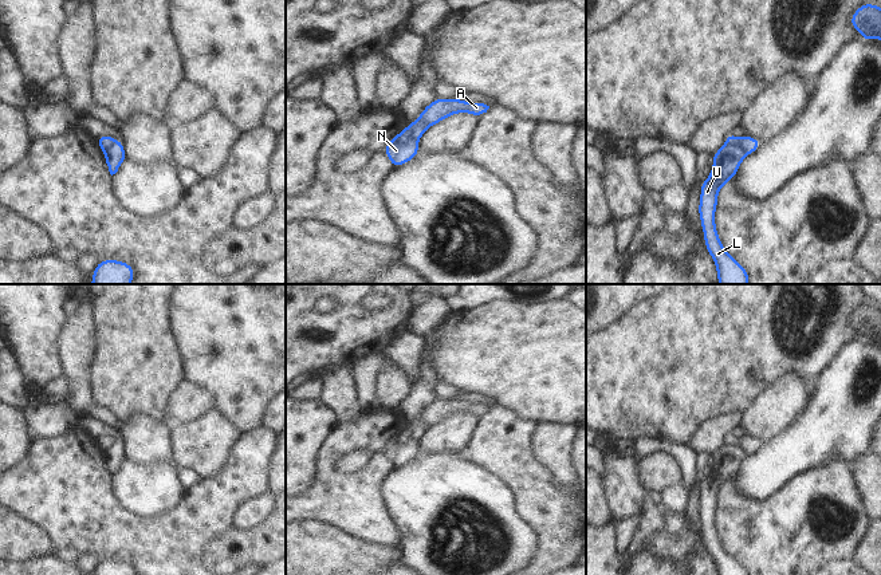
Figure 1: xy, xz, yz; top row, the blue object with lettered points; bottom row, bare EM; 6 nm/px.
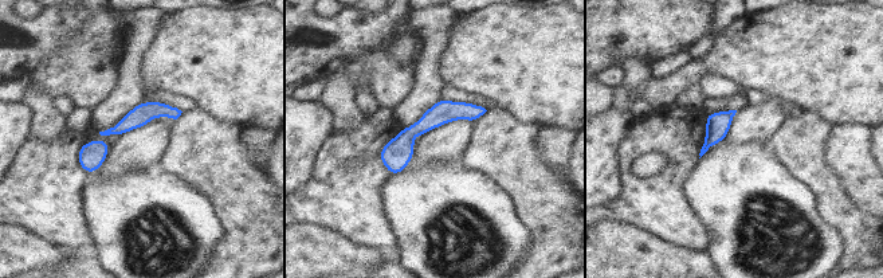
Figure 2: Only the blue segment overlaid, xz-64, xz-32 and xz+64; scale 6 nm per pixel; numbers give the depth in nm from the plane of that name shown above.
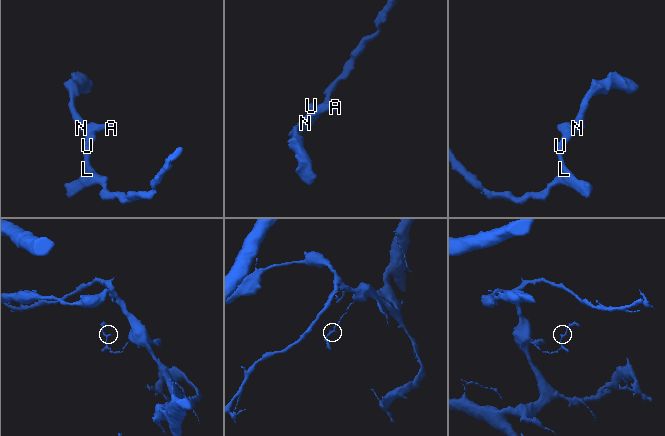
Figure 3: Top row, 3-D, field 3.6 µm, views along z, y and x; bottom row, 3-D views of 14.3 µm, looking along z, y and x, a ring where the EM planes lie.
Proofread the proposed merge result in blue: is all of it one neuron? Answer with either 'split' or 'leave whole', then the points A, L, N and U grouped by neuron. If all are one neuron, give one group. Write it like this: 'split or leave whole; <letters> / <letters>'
split; A N / L U

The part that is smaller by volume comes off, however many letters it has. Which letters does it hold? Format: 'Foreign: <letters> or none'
Foreign: A, N

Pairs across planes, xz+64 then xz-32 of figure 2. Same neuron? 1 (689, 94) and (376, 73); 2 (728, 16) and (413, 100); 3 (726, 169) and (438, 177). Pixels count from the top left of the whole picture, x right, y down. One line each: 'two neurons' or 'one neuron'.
1: one neuron
2: one neuron
3: one neuron

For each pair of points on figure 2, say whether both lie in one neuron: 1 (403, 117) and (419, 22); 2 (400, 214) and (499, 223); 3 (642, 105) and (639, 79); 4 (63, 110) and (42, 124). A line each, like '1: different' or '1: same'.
1: same
2: same
3: same
4: different

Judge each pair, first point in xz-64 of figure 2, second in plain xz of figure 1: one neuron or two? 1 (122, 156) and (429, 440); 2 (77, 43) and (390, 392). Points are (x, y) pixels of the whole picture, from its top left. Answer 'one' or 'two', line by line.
1: one
2: one

